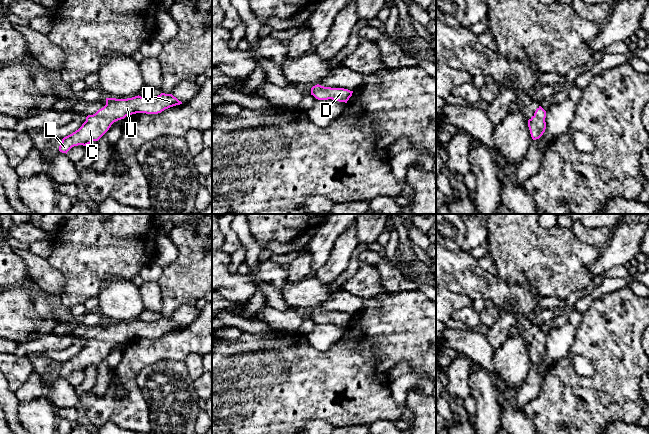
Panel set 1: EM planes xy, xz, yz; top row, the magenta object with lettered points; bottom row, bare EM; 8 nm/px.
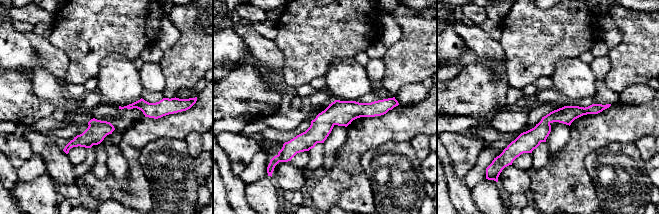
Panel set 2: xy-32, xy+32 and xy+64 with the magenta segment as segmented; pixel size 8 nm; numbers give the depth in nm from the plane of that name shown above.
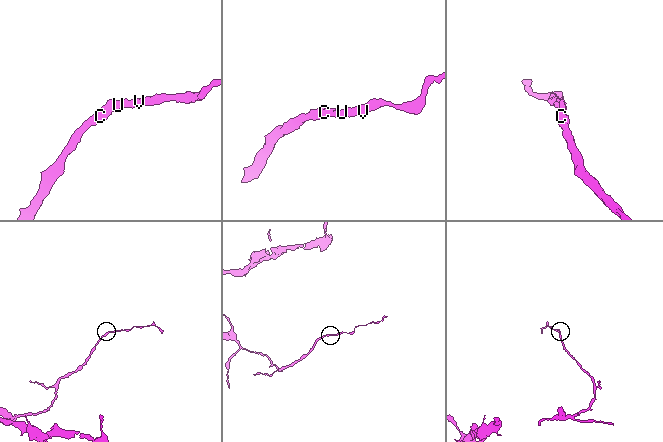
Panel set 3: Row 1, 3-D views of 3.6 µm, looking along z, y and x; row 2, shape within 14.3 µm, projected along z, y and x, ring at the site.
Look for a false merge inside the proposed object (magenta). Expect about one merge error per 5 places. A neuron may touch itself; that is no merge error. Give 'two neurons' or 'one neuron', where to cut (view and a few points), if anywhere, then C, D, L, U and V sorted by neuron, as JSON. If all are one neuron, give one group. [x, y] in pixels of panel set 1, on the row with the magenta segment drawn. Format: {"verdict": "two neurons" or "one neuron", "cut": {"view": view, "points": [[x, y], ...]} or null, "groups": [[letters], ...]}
{"verdict": "one neuron", "cut": null, "groups": [["C", "D", "L", "U", "V"]]}

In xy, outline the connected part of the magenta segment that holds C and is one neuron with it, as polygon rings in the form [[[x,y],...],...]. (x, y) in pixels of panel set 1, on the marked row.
[[[161,93],[153,98],[135,96],[127,99],[106,98],[106,105],[95,114],[88,115],[82,126],[64,137],[59,151],[66,153],[74,146],[86,146],[98,141],[111,125],[126,116],[136,113],[158,114],[170,107],[182,104],[172,94]]]

